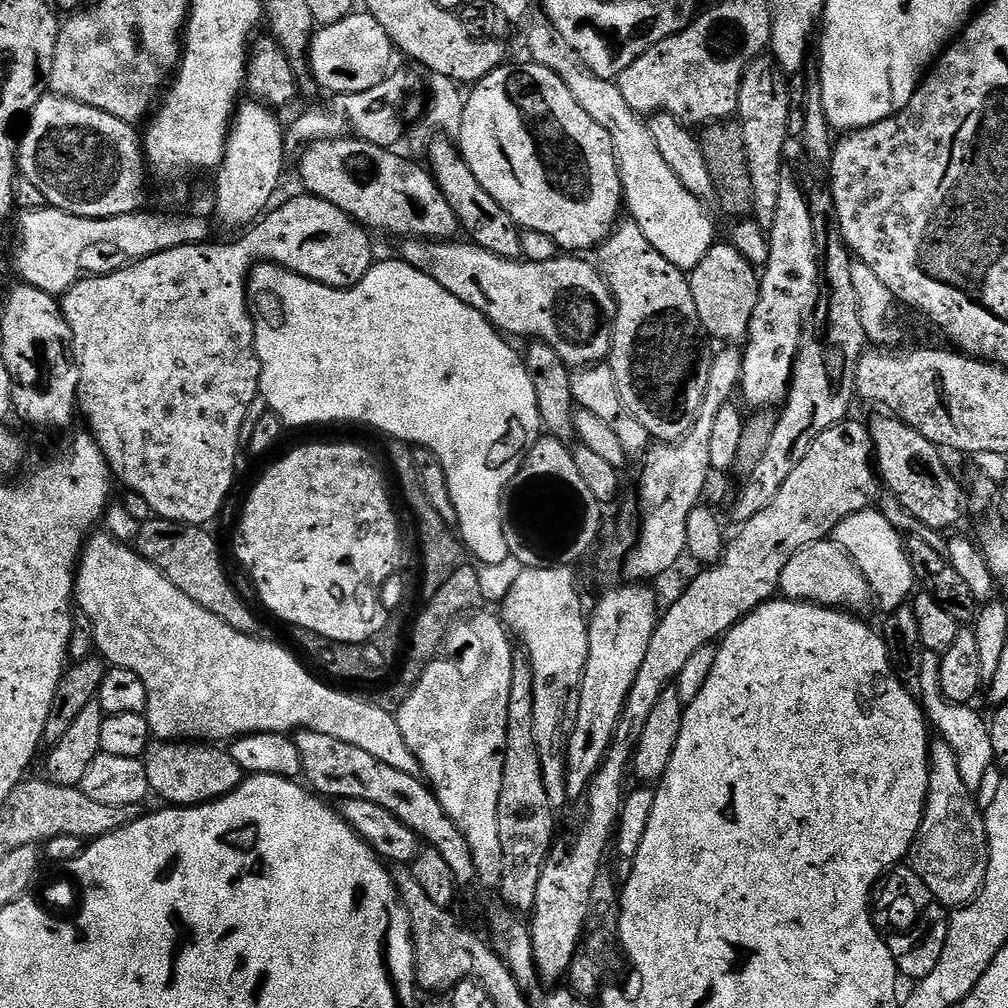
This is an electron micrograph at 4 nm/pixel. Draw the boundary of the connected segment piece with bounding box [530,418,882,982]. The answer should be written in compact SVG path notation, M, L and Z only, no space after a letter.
M845 418L840 423L830 426L830 430L818 434L818 438L814 438L814 446L806 450L806 458L802 458L802 462L798 462L798 467L790 473L790 478L782 482L782 490L778 490L774 502L770 502L766 510L758 510L754 518L739 525L740 533L733 540L731 537L727 541L720 562L700 570L704 572L698 573L689 582L688 589L665 612L663 609L662 615L657 619L656 629L650 638L650 647L646 649L646 658L638 670L638 678L634 678L622 716L614 730L610 750L606 750L606 758L588 787L586 793L588 809L585 810L580 825L569 836L561 835L549 848L548 856L544 859L542 876L538 878L538 894L530 913L534 962L537 977L541 981L563 981L568 975L568 967L572 964L574 954L580 949L580 940L585 934L584 924L590 914L590 889L594 887L594 878L602 870L600 862L604 858L604 850L607 846L609 849L615 826L620 820L620 808L626 799L624 775L626 777L629 775L630 761L636 743L640 741L642 726L646 726L646 718L650 718L650 710L654 710L660 695L675 681L682 666L686 666L687 660L695 652L719 641L725 632L732 629L733 624L737 624L759 604L773 599L779 593L782 570L786 570L786 562L790 562L794 554L802 550L802 546L810 546L819 540L829 539L832 531L843 519L850 518L855 512L867 512L877 503L882 492L882 481L874 467L869 425L864 422L859 424L852 419Z

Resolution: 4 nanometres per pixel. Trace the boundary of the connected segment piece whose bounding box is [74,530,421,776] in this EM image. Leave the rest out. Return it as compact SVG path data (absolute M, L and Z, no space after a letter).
M103 530L97 531L81 551L74 600L79 611L81 608L92 623L92 636L100 647L99 655L111 667L134 670L134 674L142 678L148 695L148 725L157 741L231 742L238 736L255 732L295 734L303 730L330 734L330 738L359 746L366 754L378 758L378 762L394 766L394 770L421 775L418 758L414 758L410 746L406 746L406 738L402 738L402 730L389 709L315 680L282 645L226 626L222 618L186 598L186 594L145 560L135 547L114 539Z

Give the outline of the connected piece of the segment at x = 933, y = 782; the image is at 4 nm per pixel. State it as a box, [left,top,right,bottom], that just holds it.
[910,738,988,910]

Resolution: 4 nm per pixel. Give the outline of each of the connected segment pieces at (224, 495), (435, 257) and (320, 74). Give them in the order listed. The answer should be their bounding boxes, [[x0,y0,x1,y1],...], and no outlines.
[[59,195,374,526],[398,238,616,369],[308,10,394,94]]

